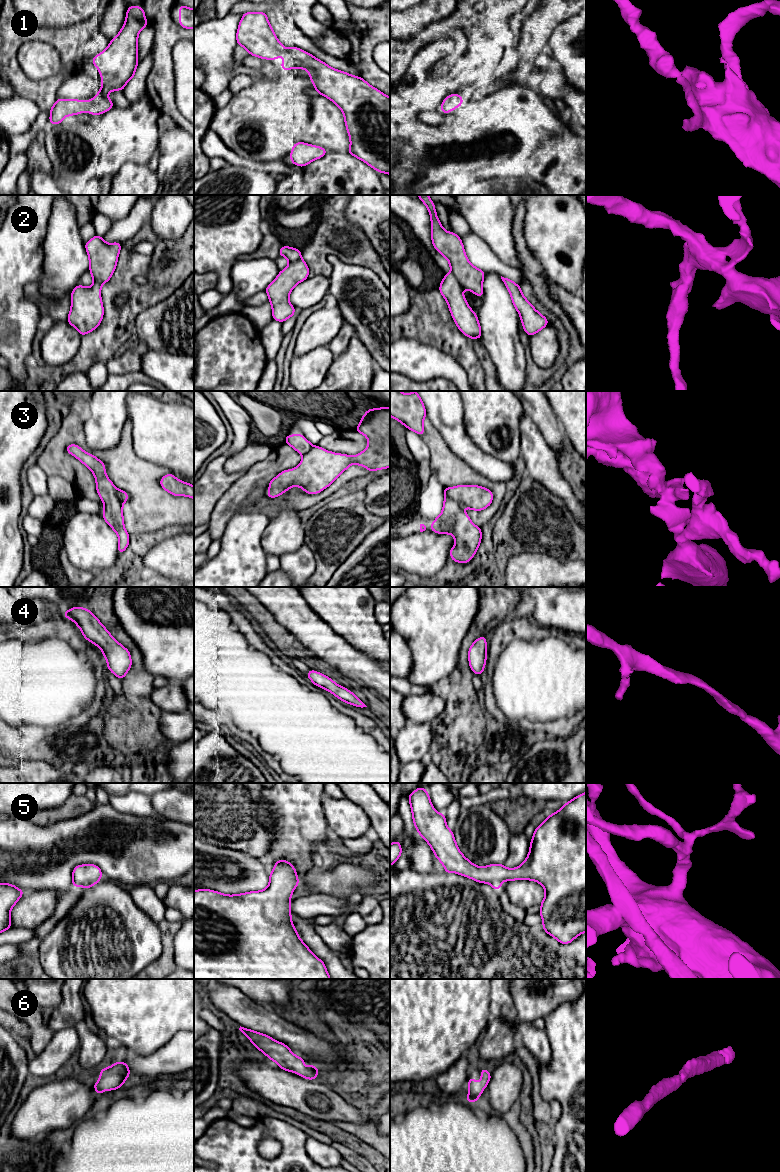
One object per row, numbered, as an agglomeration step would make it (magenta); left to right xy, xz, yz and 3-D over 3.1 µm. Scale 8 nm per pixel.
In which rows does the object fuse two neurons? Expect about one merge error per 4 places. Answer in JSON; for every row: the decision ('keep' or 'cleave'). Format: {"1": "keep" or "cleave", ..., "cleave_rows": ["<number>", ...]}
{"1": "keep", "2": "keep", "3": "keep", "4": "keep", "5": "keep", "6": "keep", "cleave_rows": []}

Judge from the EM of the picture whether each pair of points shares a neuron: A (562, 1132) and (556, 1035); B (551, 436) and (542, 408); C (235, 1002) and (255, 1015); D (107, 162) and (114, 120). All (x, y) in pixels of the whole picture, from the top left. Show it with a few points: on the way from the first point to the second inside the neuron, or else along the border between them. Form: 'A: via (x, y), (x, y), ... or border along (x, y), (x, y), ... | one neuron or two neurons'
A: via (566, 1108), (566, 1059) | one neuron
B: via (551, 429), (542, 415) | one neuron
C: via (240, 1007), (250, 1014) | one neuron
D: via (107, 152), (107, 145), (114, 138), (114, 130) | one neuron

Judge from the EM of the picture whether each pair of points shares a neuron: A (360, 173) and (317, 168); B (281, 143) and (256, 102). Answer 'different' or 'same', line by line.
A: same
B: same

